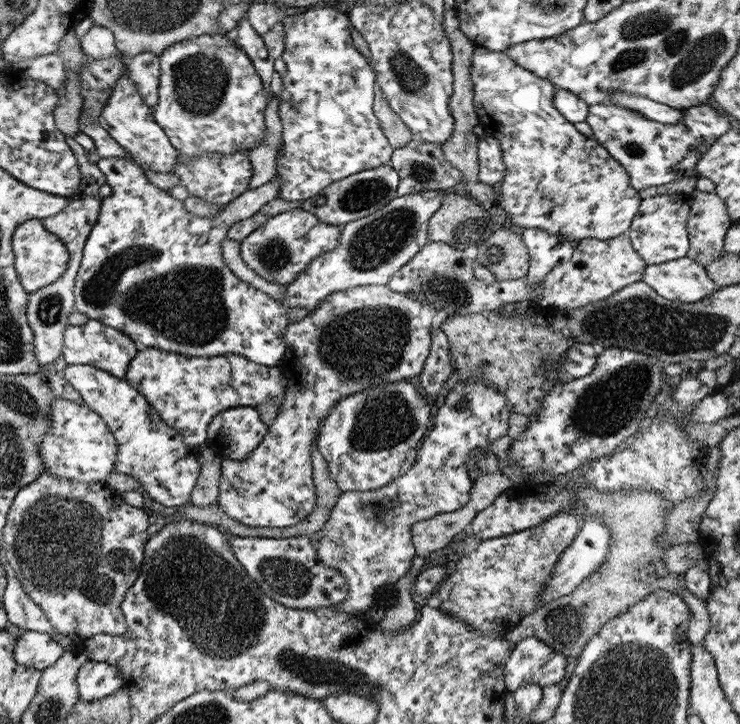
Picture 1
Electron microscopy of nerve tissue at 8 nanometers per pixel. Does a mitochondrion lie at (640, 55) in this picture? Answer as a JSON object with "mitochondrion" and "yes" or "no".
{"mitochondrion":"yes"}

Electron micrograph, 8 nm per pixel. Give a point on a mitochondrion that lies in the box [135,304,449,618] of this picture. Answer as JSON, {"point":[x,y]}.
{"point":[386,421]}

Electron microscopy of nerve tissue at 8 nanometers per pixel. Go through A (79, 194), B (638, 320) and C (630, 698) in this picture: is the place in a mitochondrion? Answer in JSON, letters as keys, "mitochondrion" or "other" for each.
{"A":"other","B":"mitochondrion","C":"mitochondrion"}

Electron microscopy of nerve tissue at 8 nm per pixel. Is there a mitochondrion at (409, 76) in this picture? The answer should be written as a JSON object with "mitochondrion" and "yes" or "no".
{"mitochondrion":"yes"}

